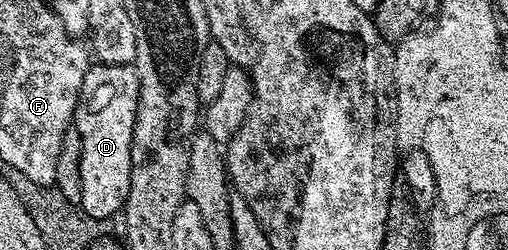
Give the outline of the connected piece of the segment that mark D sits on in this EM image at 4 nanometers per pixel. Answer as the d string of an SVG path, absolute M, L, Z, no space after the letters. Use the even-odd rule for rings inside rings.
M100 62L88 66L73 120L73 130L81 137L81 201L78 206L89 216L100 221L107 221L110 215L118 216L129 197L131 142L138 100L139 82L134 66L109 65Z

